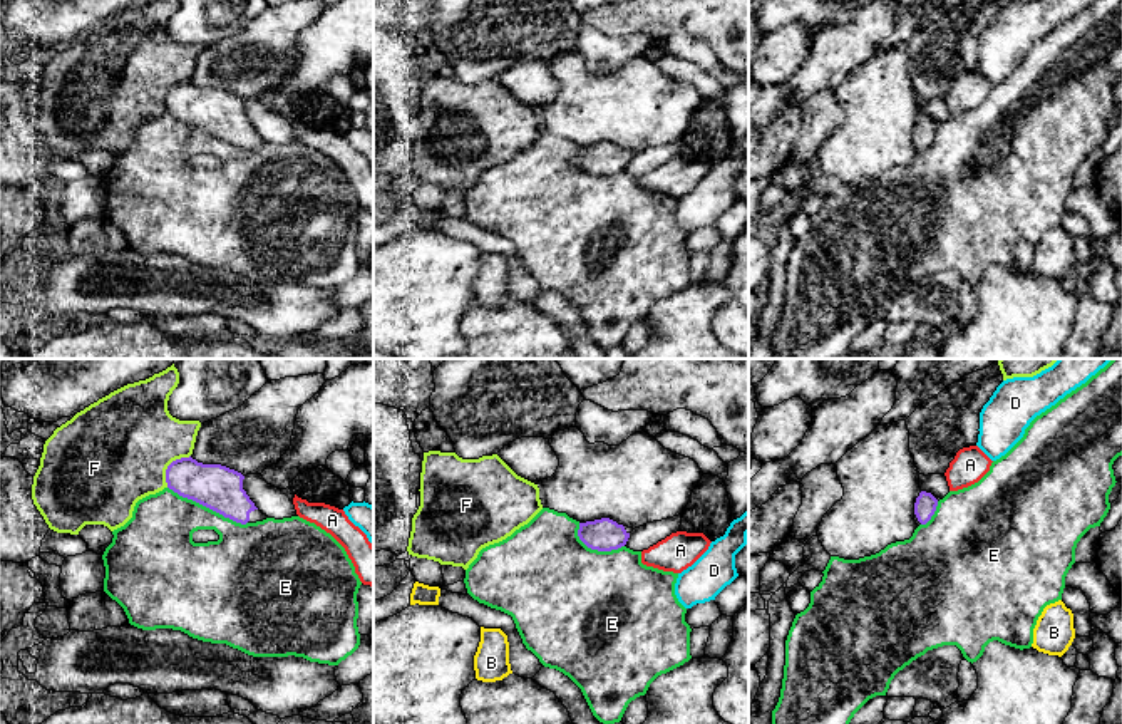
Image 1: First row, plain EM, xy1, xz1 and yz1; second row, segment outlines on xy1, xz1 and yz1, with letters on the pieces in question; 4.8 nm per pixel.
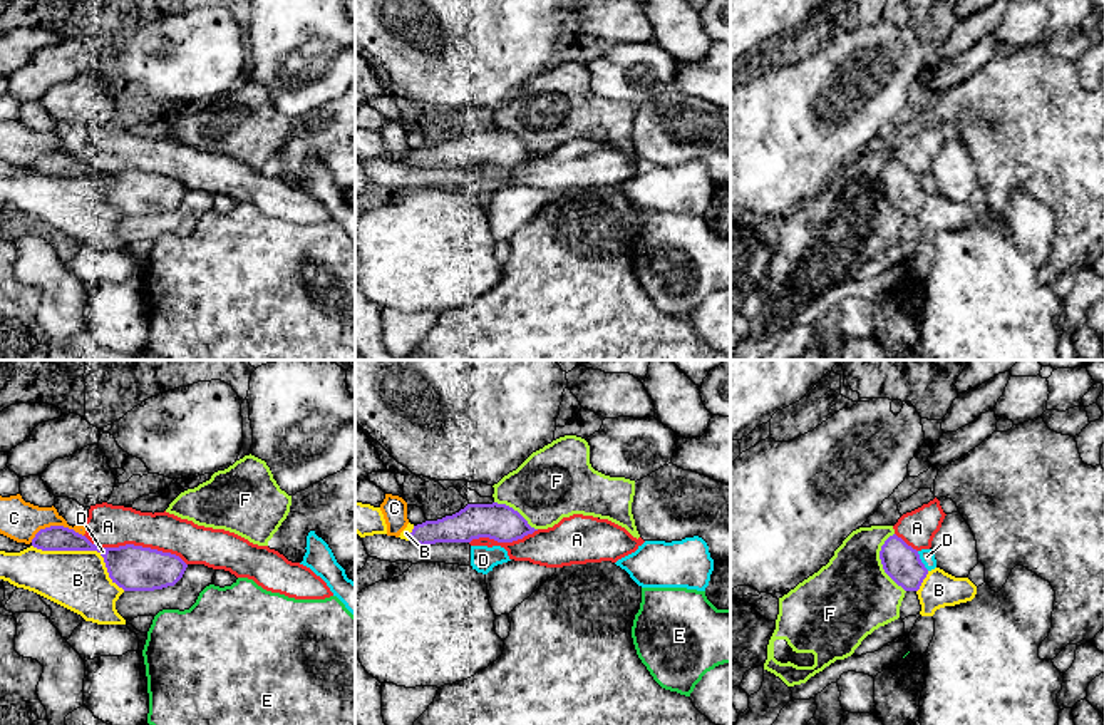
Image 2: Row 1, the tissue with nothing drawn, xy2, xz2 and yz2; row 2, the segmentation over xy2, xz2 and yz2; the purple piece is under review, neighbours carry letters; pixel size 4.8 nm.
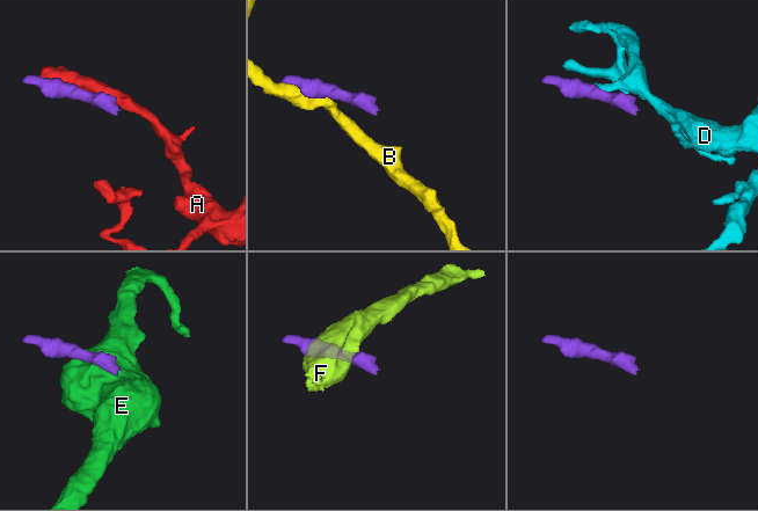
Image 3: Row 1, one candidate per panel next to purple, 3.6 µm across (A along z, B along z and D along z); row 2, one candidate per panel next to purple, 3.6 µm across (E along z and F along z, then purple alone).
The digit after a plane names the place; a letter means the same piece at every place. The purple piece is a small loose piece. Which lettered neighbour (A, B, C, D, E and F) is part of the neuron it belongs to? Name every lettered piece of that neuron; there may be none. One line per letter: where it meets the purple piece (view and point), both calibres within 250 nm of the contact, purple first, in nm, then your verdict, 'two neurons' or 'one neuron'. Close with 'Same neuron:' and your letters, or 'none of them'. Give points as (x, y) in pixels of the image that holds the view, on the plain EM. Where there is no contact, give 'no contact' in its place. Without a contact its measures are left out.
A: contact xy2 (136, 171); calibres 220 and 200 nm; two neurons
B: contact xy2 (84, 174); calibres 220 and 280 nm; two neurons
C: contact xy2 (56, 151); calibres 130 and 190 nm; two neurons
D: contact yz2 (920, 186); calibres 180 and 70 nm; two neurons
E: contact xy1 (208, 131); calibres 220 and 300 nm; two neurons
F: contact yz2 (882, 188); calibres 180 and 400 nm; two neurons
Same neuron: none of them

